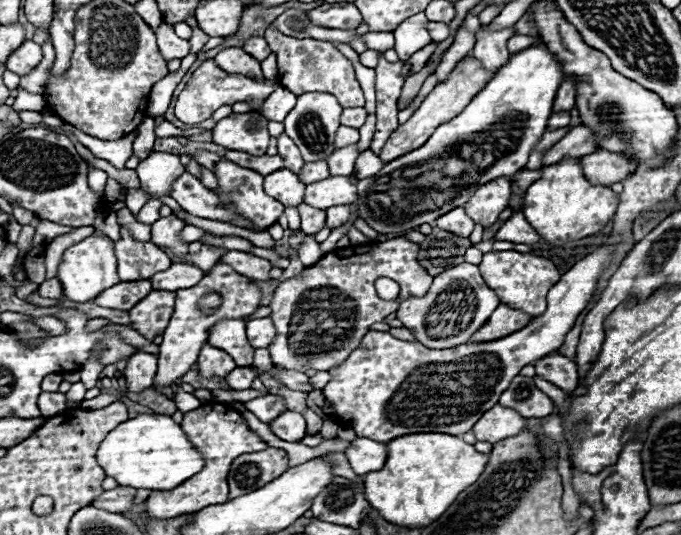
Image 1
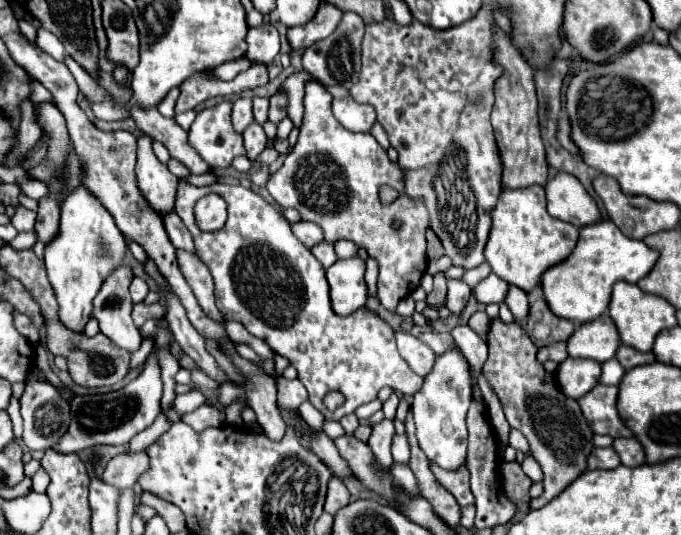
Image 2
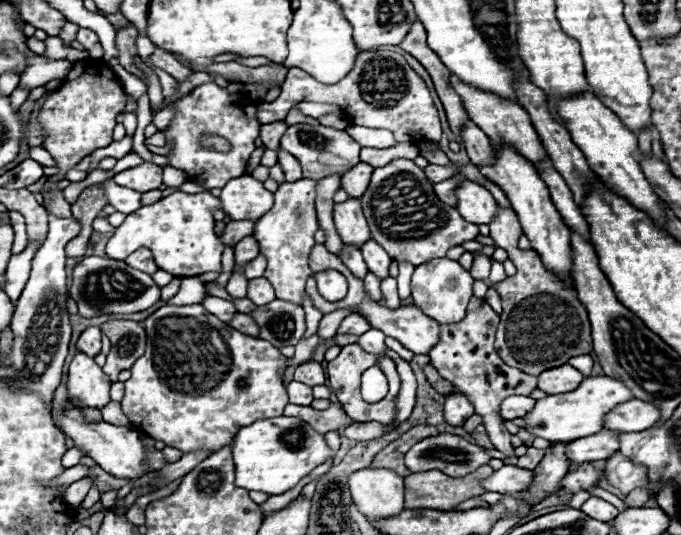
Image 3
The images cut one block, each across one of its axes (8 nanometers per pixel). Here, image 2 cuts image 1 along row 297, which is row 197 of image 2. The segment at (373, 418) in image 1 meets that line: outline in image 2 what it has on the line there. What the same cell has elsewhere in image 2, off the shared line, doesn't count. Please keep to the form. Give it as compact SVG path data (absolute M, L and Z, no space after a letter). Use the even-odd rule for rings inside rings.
M556 172L548 178L546 196L548 212L554 218L574 224L576 228L602 220L596 200L568 172Z

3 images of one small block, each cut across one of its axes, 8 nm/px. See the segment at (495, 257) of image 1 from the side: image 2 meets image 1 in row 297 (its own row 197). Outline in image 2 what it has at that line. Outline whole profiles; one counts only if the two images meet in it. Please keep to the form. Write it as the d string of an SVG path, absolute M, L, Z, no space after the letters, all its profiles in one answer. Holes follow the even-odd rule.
M534 184L530 188L502 188L498 204L494 206L494 212L492 212L492 228L484 248L484 256L486 256L486 262L492 266L494 274L498 274L508 284L522 288L524 292L530 292L534 286L540 284L540 276L550 266L558 264L572 252L572 248L576 246L576 240L578 240L576 226L562 222L546 212L546 192L542 186Z

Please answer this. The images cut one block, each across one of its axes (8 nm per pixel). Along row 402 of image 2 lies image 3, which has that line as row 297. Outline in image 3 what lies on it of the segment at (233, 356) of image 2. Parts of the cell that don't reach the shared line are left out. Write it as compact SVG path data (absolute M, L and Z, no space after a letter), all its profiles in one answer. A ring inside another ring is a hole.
M254 278L248 284L248 298L254 300L256 306L262 306L262 304L270 304L270 300L274 300L276 296L274 296L274 288L266 278Z

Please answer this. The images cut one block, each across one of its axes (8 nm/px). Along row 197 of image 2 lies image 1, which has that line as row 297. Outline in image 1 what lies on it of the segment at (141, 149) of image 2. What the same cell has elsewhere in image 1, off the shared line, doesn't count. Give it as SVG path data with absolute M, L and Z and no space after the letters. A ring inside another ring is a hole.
M152 290L134 308L130 308L132 328L148 340L152 340L156 334L162 334L174 312L174 298L174 292Z

